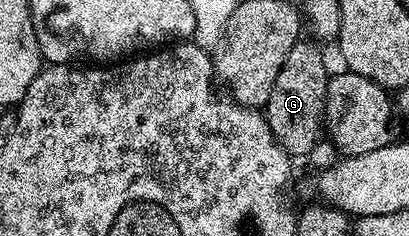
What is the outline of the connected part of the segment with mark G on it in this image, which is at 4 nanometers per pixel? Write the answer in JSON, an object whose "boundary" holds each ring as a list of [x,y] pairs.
{"boundary":[[[298,41],[294,49],[286,53],[286,61],[282,61],[282,69],[278,69],[278,77],[274,80],[274,89],[270,90],[266,106],[270,133],[292,157],[307,157],[321,138],[324,97],[330,78],[330,70],[324,64],[324,55],[315,47],[317,44],[304,42]]]}

